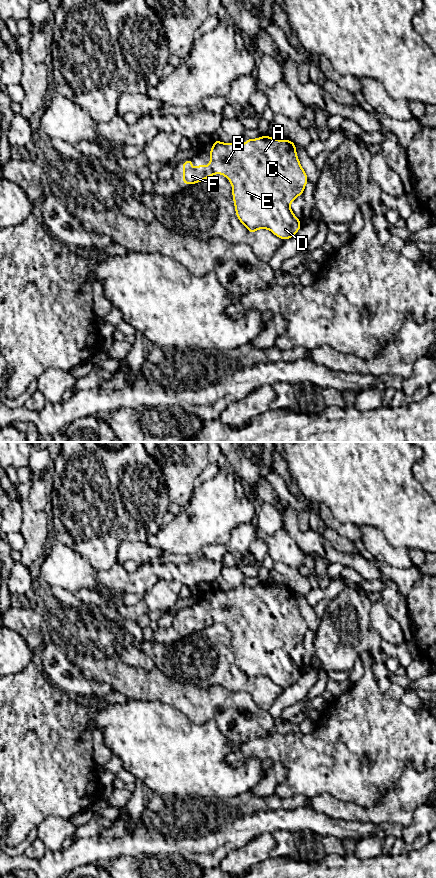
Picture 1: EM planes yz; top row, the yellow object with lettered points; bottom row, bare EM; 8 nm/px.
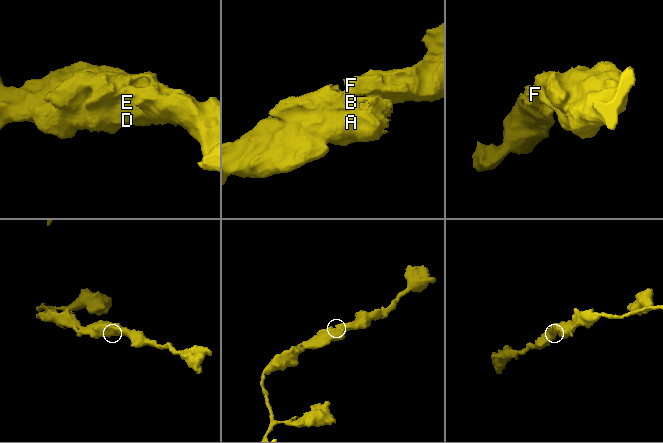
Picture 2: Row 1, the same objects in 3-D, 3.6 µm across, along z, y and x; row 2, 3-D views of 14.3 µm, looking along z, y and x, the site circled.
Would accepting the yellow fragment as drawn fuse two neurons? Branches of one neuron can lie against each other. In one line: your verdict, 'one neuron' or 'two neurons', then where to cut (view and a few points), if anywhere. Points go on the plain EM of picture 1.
one neuron; cut none

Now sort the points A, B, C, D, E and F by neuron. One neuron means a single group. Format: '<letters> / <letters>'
A B C D E F

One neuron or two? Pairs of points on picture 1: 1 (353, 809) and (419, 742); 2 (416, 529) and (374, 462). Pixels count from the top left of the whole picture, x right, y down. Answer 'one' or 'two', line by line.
1: two
2: one

